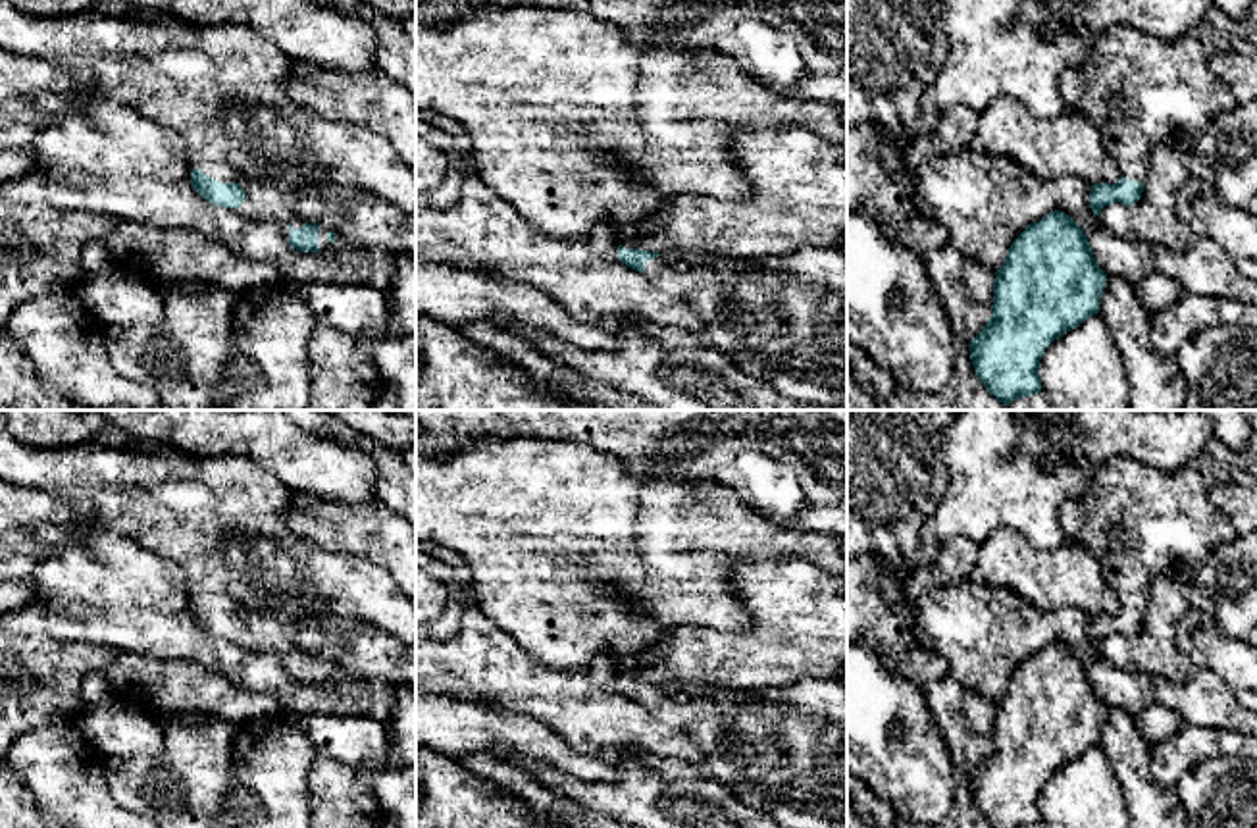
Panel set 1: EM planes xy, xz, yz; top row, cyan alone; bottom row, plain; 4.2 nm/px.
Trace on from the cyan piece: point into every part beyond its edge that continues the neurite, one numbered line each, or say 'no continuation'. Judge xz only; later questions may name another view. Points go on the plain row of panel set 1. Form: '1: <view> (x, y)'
1: xz (782, 750)

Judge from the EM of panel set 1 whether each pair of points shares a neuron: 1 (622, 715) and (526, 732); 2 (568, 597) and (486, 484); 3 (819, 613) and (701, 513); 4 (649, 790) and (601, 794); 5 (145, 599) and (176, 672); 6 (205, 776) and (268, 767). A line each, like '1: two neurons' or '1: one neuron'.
1: two neurons
2: one neuron
3: two neurons
4: one neuron
5: two neurons
6: two neurons

